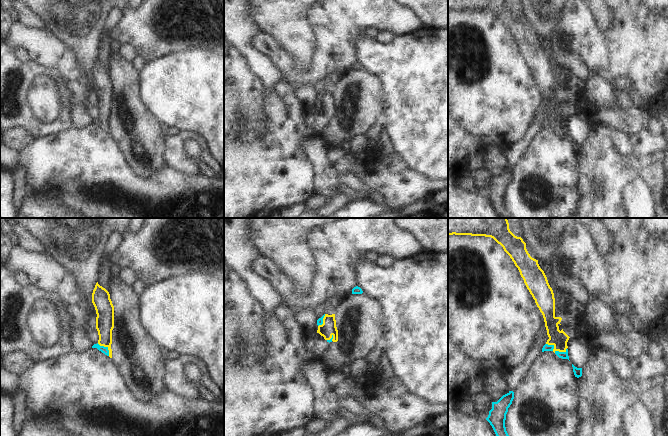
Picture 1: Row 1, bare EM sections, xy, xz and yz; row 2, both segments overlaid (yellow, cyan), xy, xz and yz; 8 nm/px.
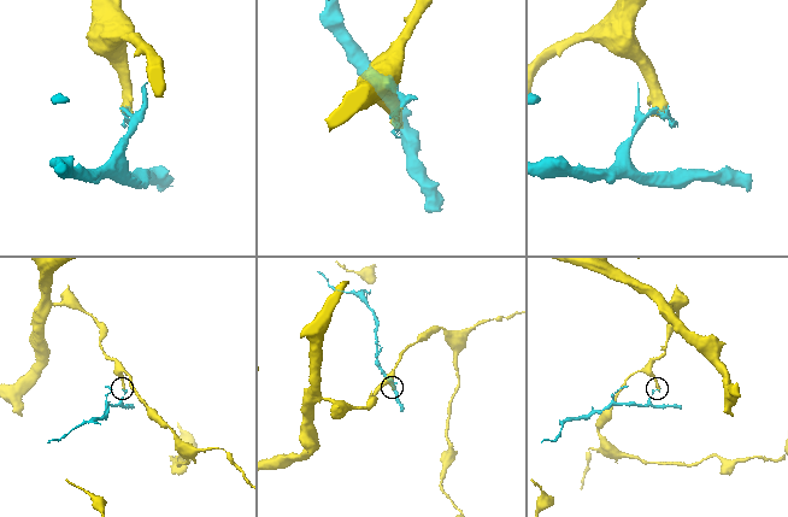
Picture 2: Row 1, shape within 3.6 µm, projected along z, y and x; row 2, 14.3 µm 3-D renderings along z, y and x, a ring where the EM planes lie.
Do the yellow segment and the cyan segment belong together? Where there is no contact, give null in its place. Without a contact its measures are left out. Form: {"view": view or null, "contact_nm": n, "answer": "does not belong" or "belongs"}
{"view": "yz", "contact_nm": 180, "answer": "does not belong"}

